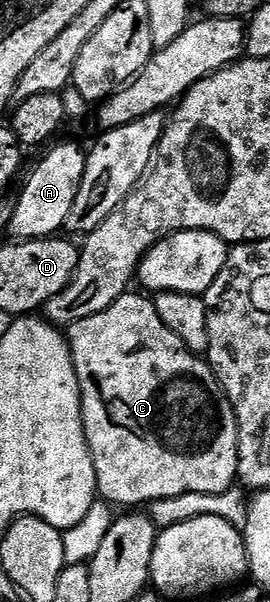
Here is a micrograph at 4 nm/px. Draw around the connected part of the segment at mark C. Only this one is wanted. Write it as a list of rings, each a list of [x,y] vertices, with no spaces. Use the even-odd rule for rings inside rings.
[[[129,291],[113,305],[106,307],[106,311],[102,311],[98,315],[90,315],[90,319],[82,319],[78,323],[67,326],[66,329],[68,345],[72,349],[74,371],[78,375],[80,410],[84,420],[84,434],[88,440],[96,472],[96,488],[99,496],[105,502],[116,507],[119,505],[144,507],[153,501],[186,495],[188,492],[218,495],[233,488],[238,481],[236,476],[238,471],[238,419],[234,415],[234,407],[230,403],[226,391],[218,383],[207,360],[199,353],[190,352],[186,343],[182,343],[182,339],[178,339],[178,335],[174,335],[174,331],[170,331],[170,327],[166,327],[166,323],[162,323],[156,310],[155,300],[149,299],[147,296],[144,297],[139,297],[135,291]]]

